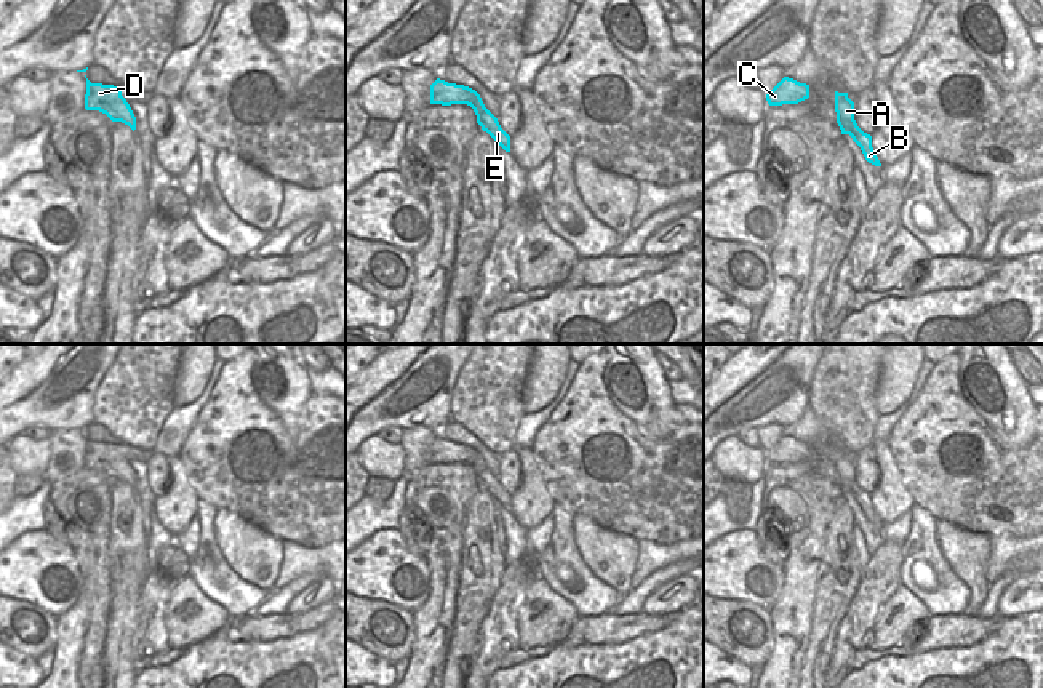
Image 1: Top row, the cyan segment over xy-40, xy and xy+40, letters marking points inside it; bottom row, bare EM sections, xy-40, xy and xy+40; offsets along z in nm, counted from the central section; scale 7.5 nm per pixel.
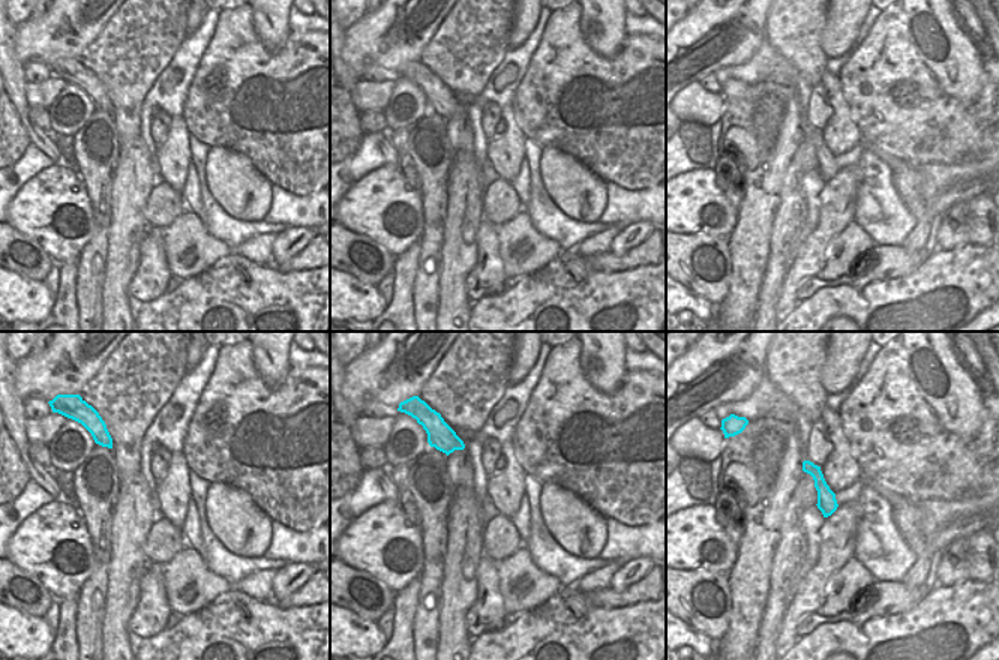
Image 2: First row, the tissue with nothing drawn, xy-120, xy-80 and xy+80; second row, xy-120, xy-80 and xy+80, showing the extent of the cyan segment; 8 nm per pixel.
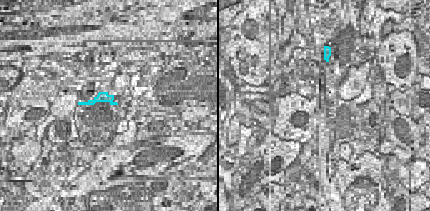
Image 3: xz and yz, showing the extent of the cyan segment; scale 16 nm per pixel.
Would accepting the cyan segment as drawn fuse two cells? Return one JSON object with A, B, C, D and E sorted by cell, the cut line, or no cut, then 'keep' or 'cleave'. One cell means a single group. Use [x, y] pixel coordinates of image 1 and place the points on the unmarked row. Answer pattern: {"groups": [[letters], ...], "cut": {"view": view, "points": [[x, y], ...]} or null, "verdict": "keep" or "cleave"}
{"groups": [["A", "B", "E"], ["C", "D"]], "cut": {"view": "xy-40", "points": [[120, 453], [104, 460], [98, 468]]}, "verdict": "cleave"}

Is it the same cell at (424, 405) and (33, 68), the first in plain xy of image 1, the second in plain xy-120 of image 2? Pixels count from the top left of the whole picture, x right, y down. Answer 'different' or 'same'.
different

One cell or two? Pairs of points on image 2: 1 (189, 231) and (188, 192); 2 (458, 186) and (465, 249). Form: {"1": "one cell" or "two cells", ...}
{"1": "two cells", "2": "one cell"}

